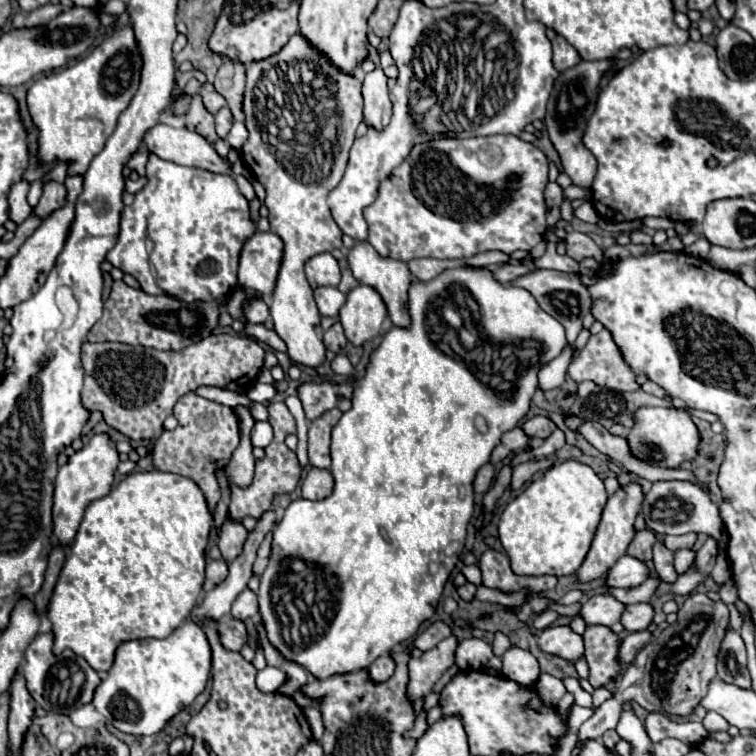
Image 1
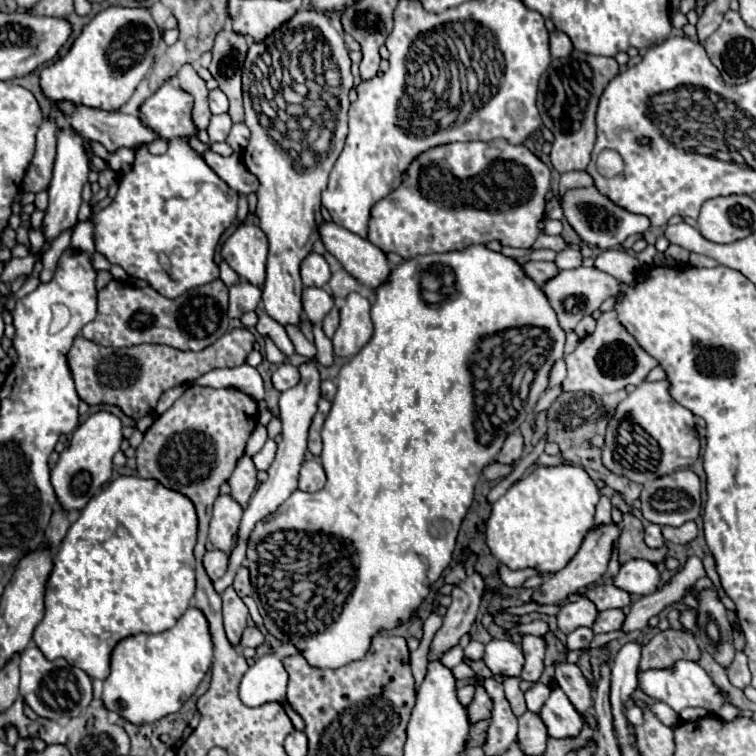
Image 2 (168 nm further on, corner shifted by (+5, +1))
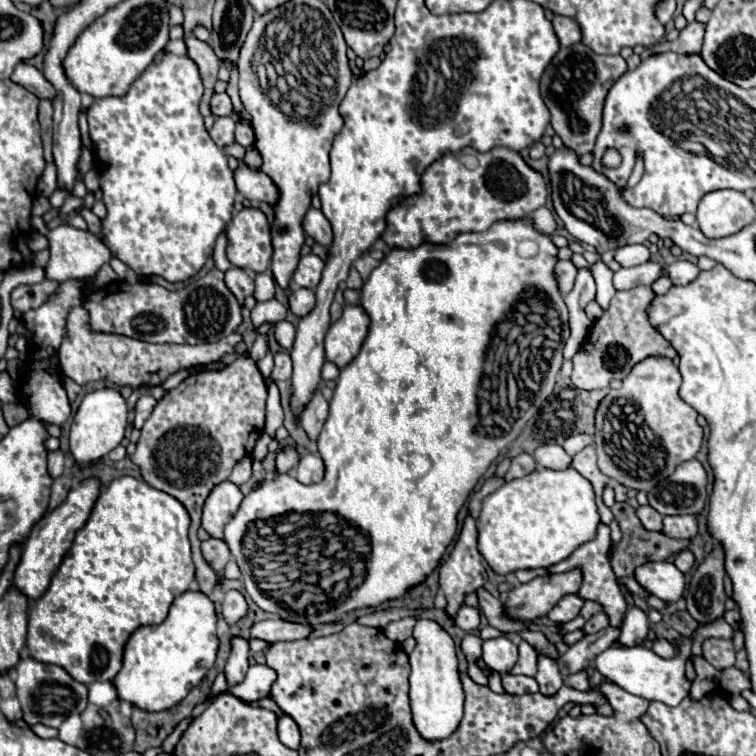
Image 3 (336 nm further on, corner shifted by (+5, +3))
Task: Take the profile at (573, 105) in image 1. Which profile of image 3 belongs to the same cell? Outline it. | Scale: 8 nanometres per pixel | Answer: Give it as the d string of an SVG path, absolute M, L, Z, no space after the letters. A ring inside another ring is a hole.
M574 44L568 48L560 48L558 54L552 58L550 66L544 70L542 78L540 78L540 94L544 98L546 108L550 110L550 124L554 128L554 132L562 138L564 146L568 150L574 150L576 156L584 156L588 152L592 152L596 136L600 132L602 126L602 106L604 106L604 98L608 94L608 88L626 72L626 62L622 56L600 56L596 52L592 52L588 46L584 44Z

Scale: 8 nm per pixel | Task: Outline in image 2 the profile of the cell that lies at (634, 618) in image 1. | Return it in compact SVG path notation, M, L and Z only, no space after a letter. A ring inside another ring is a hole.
M604 610L598 614L596 622L592 624L592 632L594 634L602 634L602 632L614 632L622 626L624 622L624 612L622 610Z

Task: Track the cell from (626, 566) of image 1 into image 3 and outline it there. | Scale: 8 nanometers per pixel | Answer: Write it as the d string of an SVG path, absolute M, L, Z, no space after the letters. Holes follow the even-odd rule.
M646 562L634 570L634 578L664 602L674 602L684 592L684 574L672 562Z

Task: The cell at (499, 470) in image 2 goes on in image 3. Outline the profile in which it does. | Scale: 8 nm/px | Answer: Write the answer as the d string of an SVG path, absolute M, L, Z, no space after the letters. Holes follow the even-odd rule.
M518 454L516 458L512 458L512 464L506 472L506 480L514 480L514 478L522 478L526 474L530 474L534 470L534 458L530 454Z

